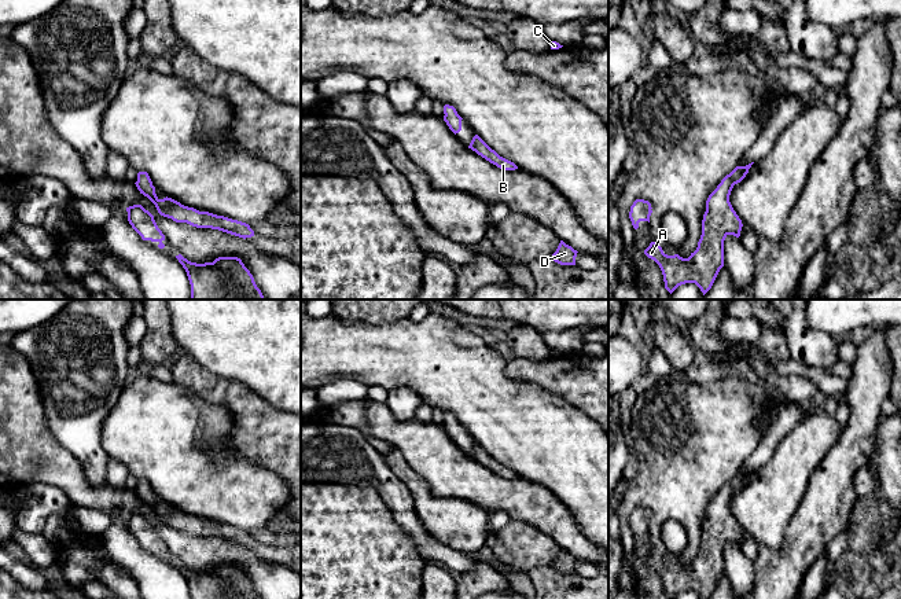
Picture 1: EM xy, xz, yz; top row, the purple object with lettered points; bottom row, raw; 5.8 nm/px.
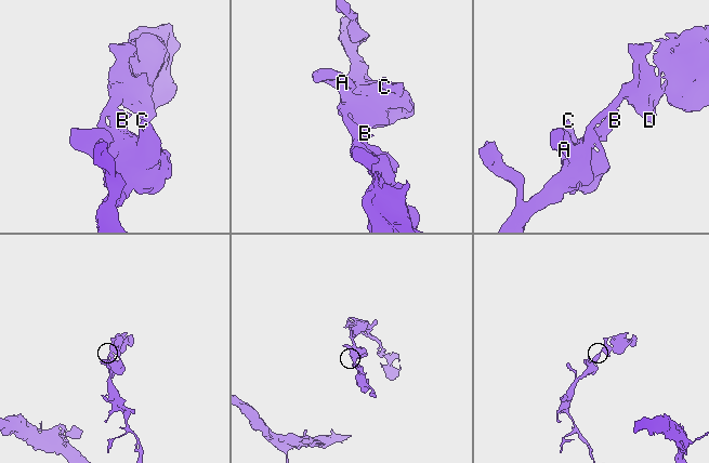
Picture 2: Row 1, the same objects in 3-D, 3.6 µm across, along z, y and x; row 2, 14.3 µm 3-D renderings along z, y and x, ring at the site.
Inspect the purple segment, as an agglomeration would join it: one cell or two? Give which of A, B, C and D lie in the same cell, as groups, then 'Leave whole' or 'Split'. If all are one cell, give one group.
Groups: A B C D. Leave whole

